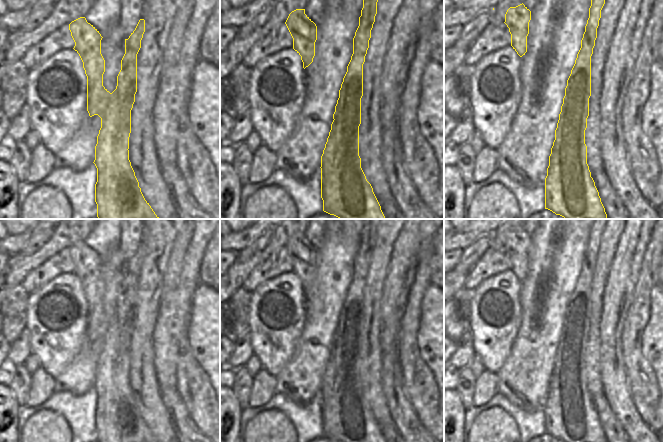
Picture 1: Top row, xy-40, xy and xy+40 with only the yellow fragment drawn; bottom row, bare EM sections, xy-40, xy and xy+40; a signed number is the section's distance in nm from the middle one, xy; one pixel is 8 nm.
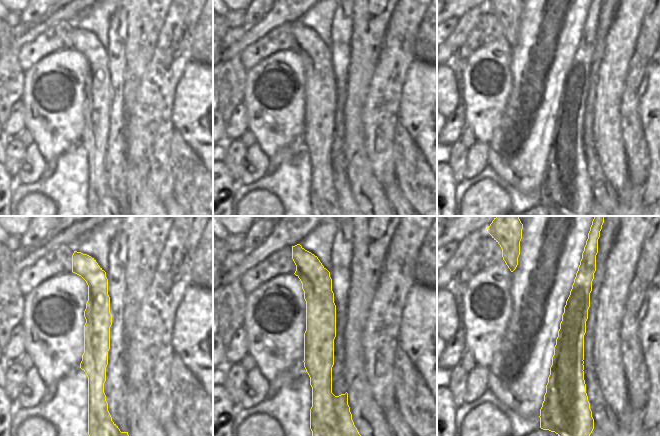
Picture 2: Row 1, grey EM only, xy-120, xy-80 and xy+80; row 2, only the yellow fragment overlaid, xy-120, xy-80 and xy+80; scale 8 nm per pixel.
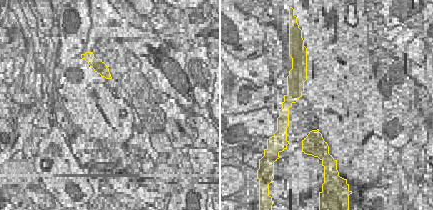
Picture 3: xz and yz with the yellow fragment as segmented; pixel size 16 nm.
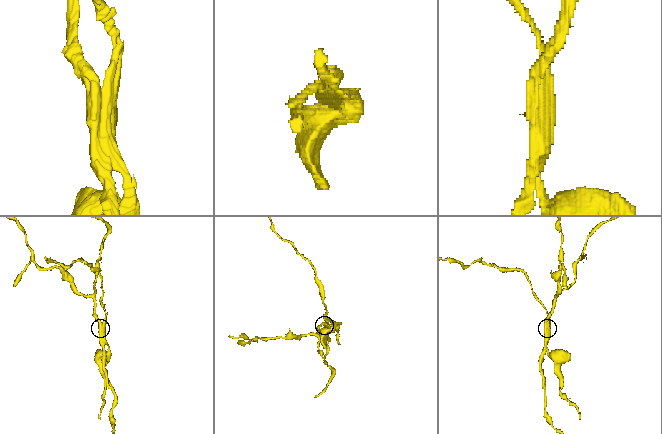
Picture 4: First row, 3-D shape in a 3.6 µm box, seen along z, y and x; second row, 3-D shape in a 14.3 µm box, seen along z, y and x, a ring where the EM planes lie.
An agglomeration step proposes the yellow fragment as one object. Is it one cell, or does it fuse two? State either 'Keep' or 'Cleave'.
Cleave.

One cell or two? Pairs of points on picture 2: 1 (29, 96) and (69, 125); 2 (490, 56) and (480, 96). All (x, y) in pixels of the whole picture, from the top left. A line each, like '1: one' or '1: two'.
1: one
2: one

